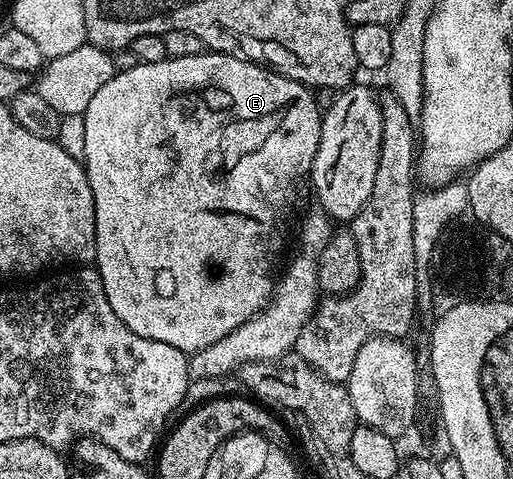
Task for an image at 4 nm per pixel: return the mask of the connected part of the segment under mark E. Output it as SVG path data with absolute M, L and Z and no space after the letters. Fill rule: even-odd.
M204 53L176 59L168 57L157 61L156 64L139 61L131 69L116 70L112 79L106 81L105 85L102 85L101 89L94 94L88 107L82 113L85 121L85 157L81 160L83 169L87 172L89 189L93 189L93 205L95 206L95 258L93 263L101 277L101 285L105 285L105 297L109 297L109 305L113 305L113 311L117 313L117 317L121 317L121 321L125 321L125 325L133 329L133 333L141 337L149 337L149 341L165 341L165 345L173 345L173 349L181 349L184 353L194 353L201 349L209 349L209 345L221 341L223 337L233 333L233 329L245 325L245 321L252 319L258 311L263 310L271 302L271 293L277 282L276 276L274 274L271 276L271 270L274 269L275 258L278 257L279 250L283 247L283 238L287 235L287 222L290 221L291 214L295 211L295 202L299 199L299 186L302 183L304 186L305 180L311 174L311 166L317 157L317 145L321 141L323 116L321 107L315 104L315 99L311 95L314 95L312 88L304 87L303 84L284 75L278 75L266 65L252 63L238 54L221 55L218 53Z

